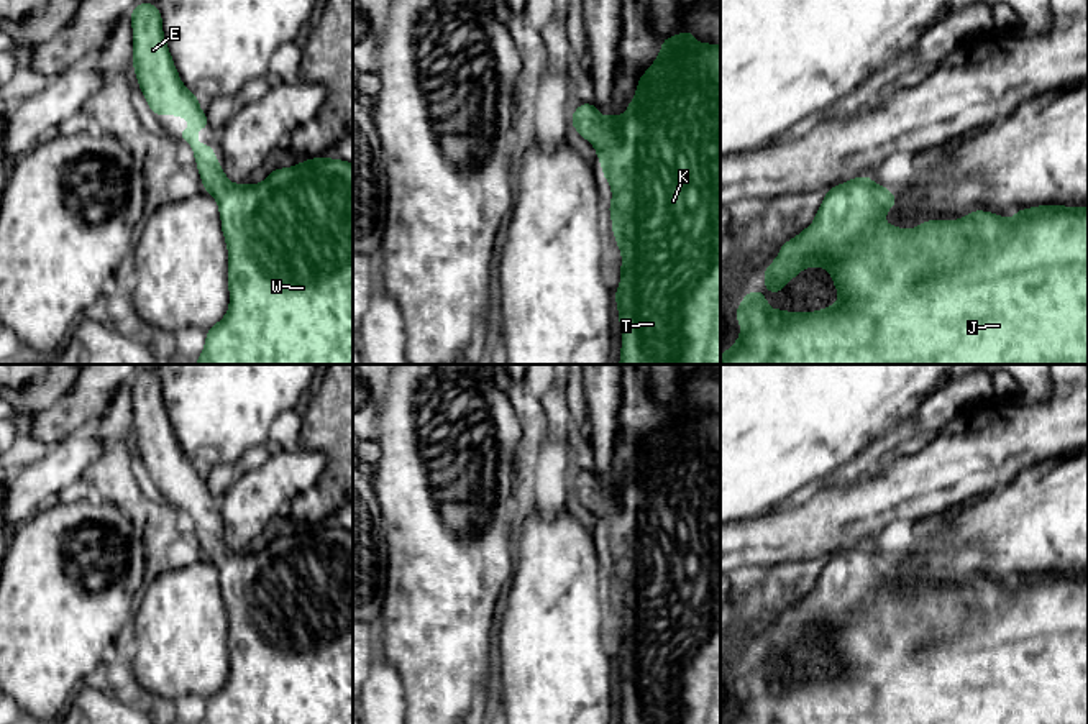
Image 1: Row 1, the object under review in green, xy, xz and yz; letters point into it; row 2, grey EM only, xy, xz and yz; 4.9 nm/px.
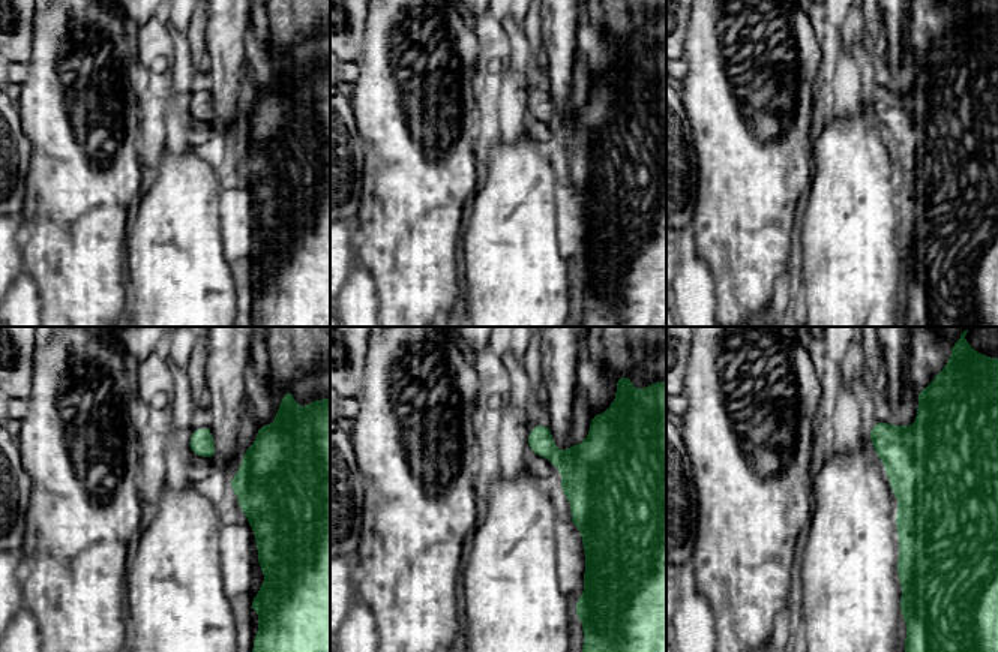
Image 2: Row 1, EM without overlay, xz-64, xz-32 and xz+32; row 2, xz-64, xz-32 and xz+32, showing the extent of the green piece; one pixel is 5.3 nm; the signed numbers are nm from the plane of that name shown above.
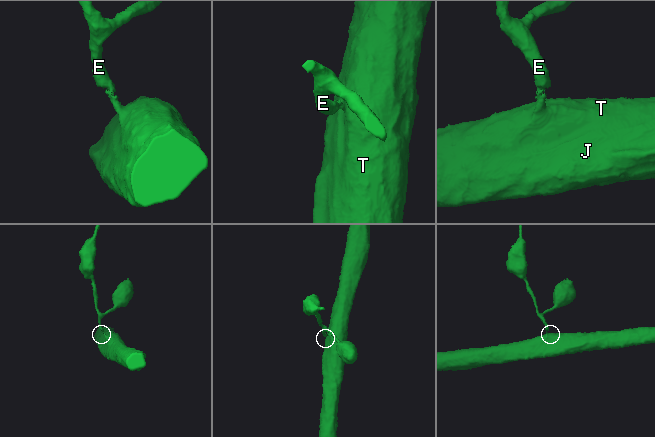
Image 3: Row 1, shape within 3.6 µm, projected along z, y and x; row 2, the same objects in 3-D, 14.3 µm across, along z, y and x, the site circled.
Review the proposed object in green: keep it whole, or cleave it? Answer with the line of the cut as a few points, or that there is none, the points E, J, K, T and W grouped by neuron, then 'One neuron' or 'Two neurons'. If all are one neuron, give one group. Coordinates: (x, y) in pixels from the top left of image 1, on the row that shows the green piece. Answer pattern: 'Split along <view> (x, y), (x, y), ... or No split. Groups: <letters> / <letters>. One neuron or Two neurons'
No split. Groups: E J K T W. One neuron

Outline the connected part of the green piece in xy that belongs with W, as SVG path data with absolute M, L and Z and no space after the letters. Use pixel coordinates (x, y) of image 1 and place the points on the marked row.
M138 3L131 10L133 26L133 66L141 92L154 115L177 115L190 121L190 130L177 130L177 135L190 143L195 154L197 169L202 177L203 189L218 202L222 217L222 231L228 246L228 289L230 307L226 315L212 328L207 330L205 348L197 358L197 364L353 364L353 164L341 159L305 159L304 163L274 169L261 184L231 184L213 156L215 148L197 141L197 130L205 130L208 125L205 112L199 107L199 97L189 92L172 62L166 38L162 34L162 18L154 3Z

